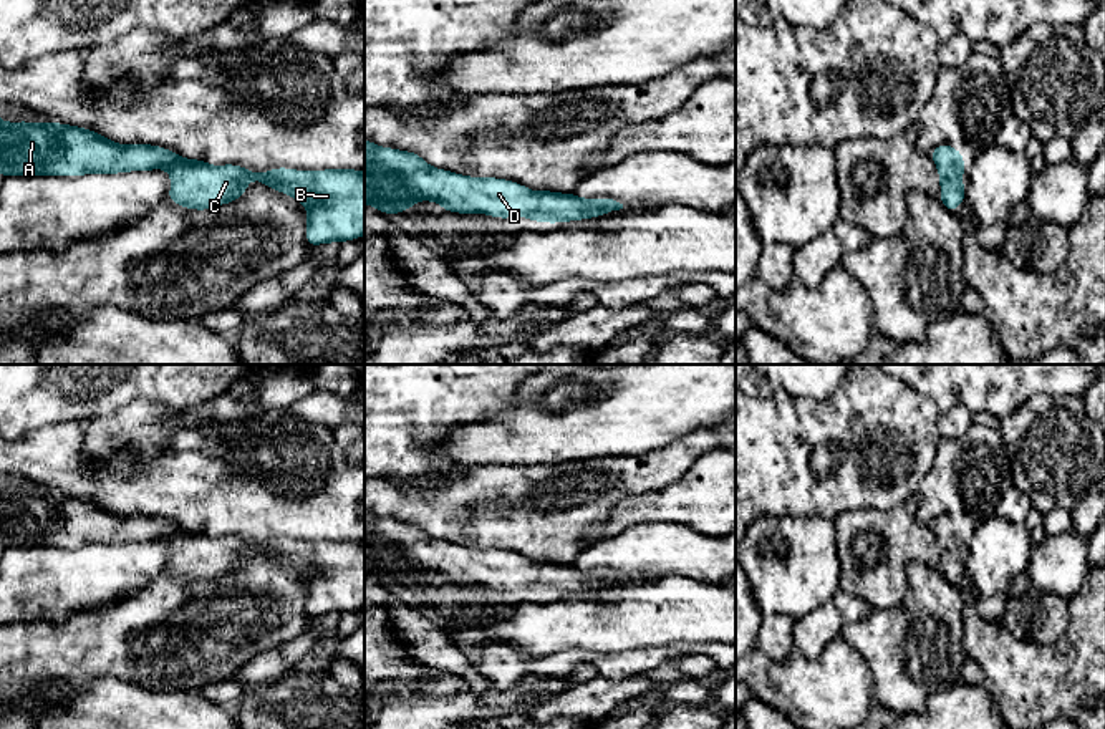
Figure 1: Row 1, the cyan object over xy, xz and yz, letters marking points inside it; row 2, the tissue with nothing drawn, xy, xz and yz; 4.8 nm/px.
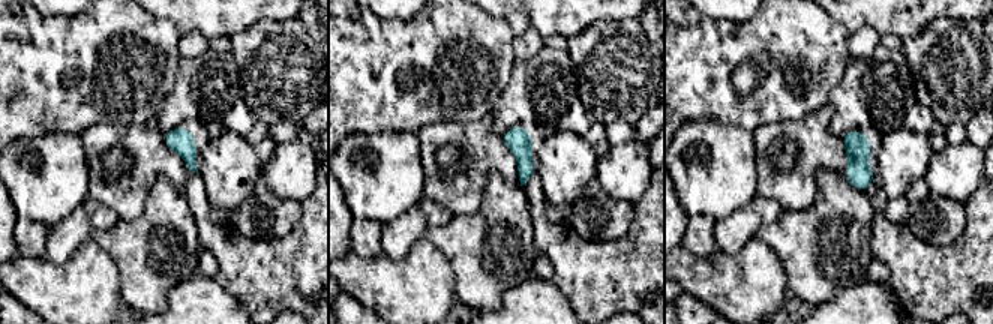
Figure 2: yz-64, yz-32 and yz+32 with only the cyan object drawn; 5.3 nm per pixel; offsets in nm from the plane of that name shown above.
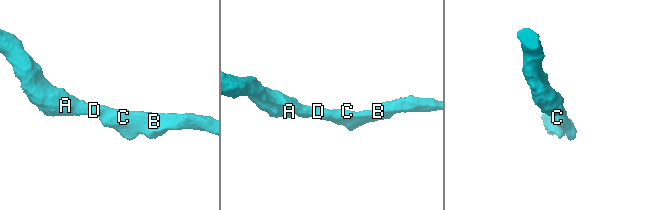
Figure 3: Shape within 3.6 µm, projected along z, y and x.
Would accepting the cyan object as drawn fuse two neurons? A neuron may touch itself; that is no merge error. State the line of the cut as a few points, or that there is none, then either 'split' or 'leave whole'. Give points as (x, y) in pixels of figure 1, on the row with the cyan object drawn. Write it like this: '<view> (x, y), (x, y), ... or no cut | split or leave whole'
no cut | leave whole

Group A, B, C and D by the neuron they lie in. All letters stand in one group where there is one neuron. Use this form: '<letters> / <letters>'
A B C D

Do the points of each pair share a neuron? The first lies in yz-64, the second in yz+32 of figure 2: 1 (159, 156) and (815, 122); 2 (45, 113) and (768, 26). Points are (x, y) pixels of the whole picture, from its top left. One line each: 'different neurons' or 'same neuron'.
1: same neuron
2: same neuron

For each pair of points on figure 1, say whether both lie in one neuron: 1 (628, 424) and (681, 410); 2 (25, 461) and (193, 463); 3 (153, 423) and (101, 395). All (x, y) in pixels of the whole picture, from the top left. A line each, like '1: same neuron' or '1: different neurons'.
1: same neuron
2: same neuron
3: different neurons

